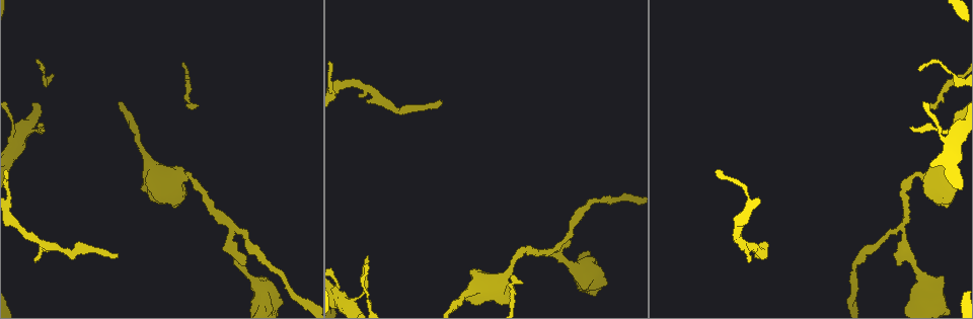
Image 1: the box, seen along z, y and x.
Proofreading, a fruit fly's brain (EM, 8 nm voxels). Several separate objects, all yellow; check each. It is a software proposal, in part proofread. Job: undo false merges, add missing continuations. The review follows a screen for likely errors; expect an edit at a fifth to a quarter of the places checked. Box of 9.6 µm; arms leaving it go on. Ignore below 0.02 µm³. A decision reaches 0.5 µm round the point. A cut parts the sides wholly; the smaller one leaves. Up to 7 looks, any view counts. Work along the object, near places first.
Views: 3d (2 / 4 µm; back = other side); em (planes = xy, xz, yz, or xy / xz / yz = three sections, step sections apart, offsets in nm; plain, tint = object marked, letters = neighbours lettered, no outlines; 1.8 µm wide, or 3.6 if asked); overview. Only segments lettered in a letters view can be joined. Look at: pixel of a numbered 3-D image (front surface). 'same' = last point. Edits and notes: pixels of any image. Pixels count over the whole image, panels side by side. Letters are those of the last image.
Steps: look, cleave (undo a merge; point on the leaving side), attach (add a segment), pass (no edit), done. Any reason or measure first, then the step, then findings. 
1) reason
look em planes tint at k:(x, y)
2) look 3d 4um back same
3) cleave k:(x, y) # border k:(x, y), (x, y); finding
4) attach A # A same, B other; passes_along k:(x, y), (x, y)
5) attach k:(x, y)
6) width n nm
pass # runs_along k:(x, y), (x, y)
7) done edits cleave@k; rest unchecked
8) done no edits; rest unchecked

an open end
look 3d 4um back at 1:(359, 95)

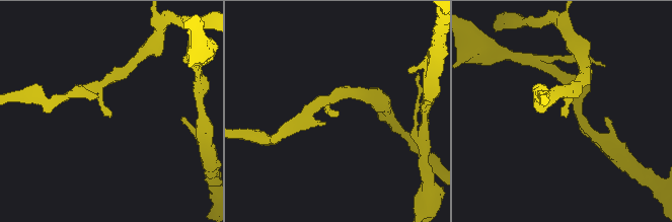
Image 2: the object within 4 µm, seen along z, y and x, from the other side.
look em xz step 16 letters at 2:(109, 116)

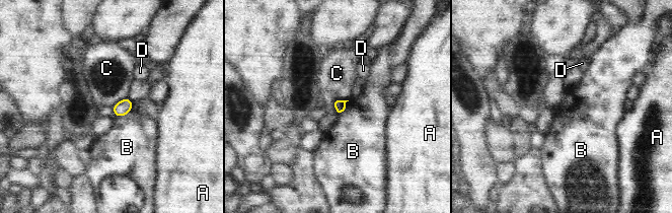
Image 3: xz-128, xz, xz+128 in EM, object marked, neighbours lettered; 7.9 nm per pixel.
pass # A other, B other, C other, D other; none of them fits

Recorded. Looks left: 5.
branch stops here
look em xy step 4 letters at 1:(118, 254)

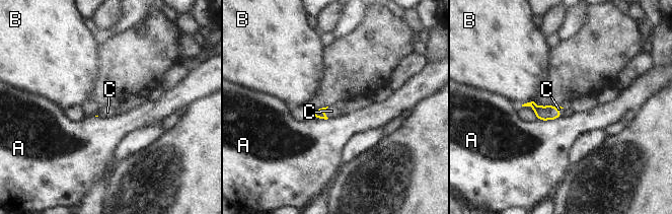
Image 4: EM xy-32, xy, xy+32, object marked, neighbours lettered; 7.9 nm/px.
look em planes letters same

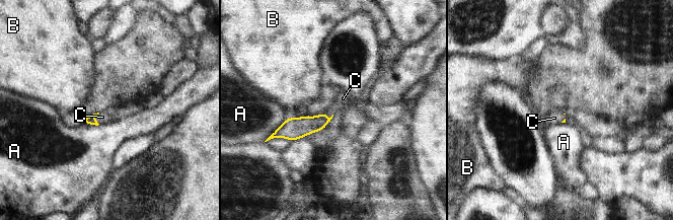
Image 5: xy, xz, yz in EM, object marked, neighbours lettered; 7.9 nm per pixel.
longest_contact A 240 nm
attach C # A other, B other, C same; it goes on there

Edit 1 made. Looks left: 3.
redraw
look overview

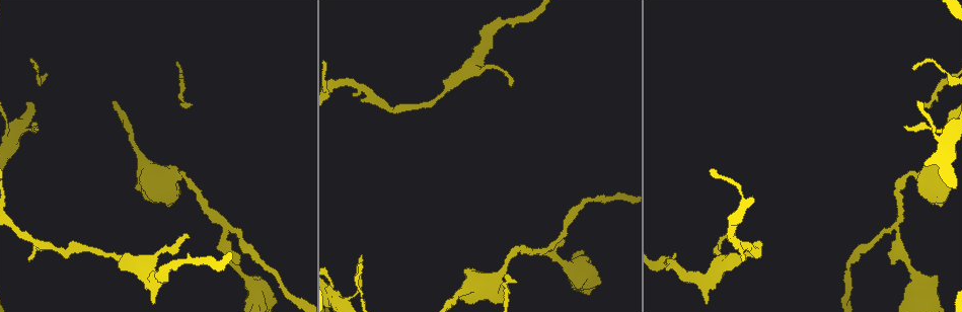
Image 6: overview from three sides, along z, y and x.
thin end
look 3d 4um at 6:(187, 235)

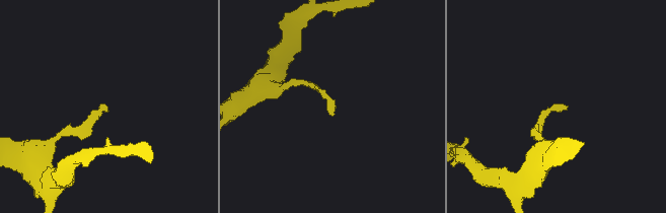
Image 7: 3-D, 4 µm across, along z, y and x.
look em planes letters at 7:(335, 114)

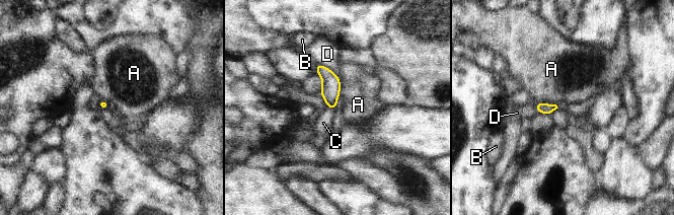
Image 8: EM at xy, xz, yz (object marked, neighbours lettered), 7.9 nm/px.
attach C # A other, B other, C same, D other; the neuron continues

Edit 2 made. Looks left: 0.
done edits attach@5, attach@8; rest unchecked

